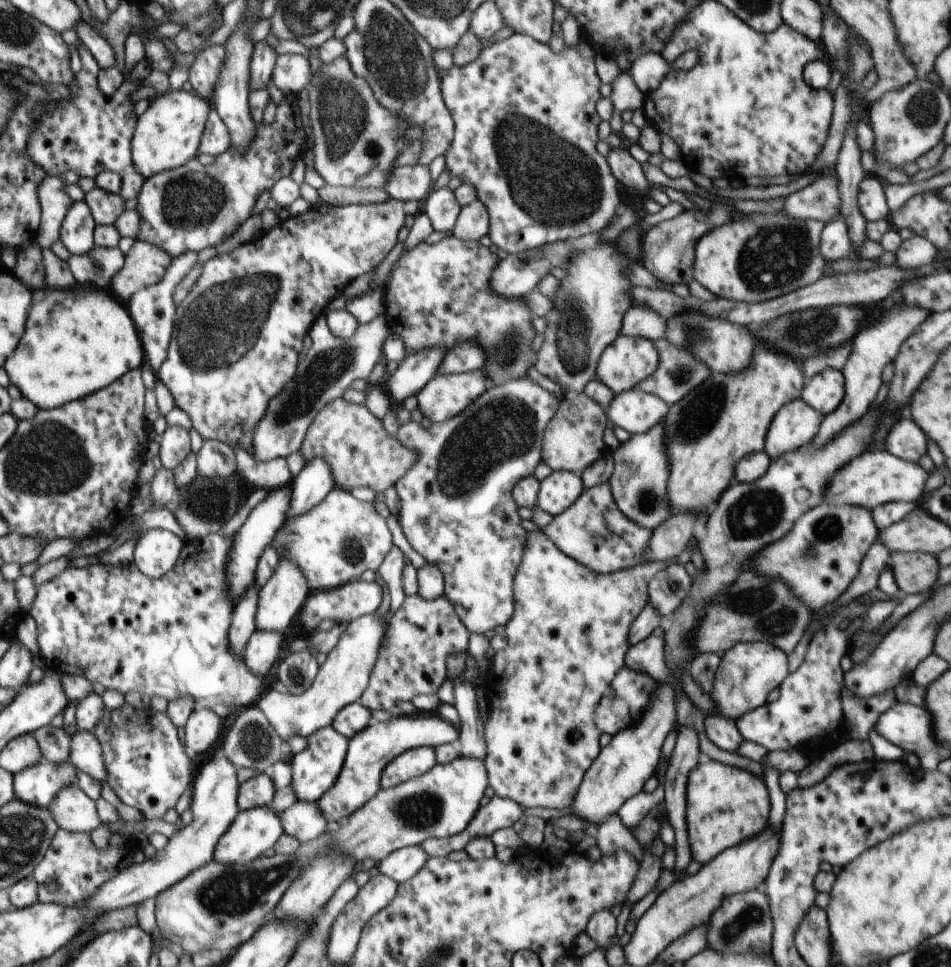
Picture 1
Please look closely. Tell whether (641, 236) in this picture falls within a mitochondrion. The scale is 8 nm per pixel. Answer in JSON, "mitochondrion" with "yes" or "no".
{"mitochondrion":"no"}

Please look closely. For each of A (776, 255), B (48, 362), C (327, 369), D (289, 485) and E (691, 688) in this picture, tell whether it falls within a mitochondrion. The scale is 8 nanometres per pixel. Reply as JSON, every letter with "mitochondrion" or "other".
{"A":"mitochondrion","B":"other","C":"mitochondrion","D":"other","E":"other"}

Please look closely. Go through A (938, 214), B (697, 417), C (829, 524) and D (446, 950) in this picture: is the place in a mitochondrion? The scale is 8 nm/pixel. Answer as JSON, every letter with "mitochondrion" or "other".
{"A":"other","B":"mitochondrion","C":"mitochondrion","D":"mitochondrion"}

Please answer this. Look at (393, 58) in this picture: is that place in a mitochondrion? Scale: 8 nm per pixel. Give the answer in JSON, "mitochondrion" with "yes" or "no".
{"mitochondrion":"yes"}

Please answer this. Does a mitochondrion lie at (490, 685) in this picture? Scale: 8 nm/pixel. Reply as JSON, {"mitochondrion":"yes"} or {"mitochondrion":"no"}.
{"mitochondrion":"no"}

